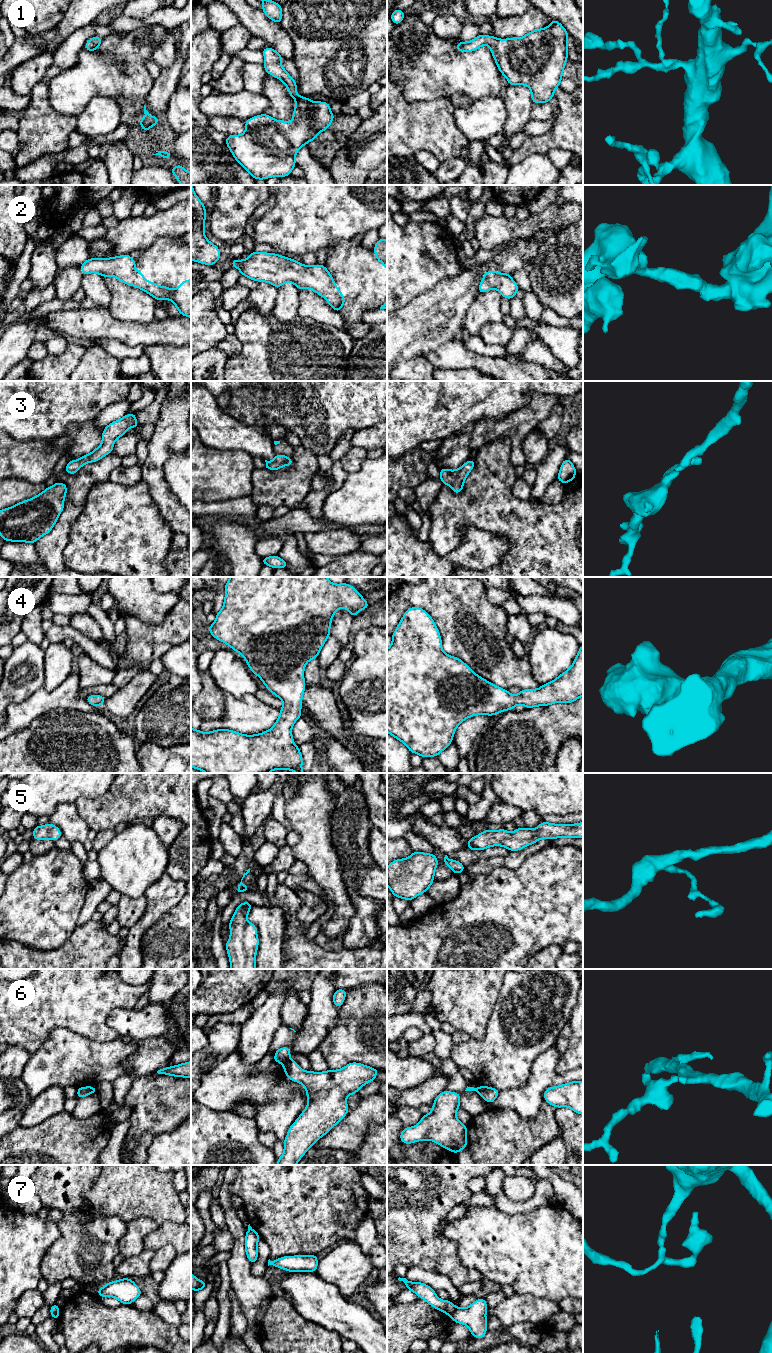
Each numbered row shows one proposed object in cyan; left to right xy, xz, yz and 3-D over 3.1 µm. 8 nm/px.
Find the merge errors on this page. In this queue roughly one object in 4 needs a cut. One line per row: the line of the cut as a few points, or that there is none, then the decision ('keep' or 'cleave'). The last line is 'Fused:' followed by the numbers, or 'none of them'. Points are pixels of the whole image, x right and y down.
1: no cut | keep
2: no cut | keep
3: no cut | keep
4: no cut | keep
5: no cut | keep
6: xz (289, 1058), (283, 1063) | cleave
7: yz (456, 1307), (450, 1316) | cleave
Fused: 6, 7

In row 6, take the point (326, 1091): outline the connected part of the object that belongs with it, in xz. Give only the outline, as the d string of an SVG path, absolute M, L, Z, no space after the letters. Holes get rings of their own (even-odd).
M289 1059L283 1066L289 1080L302 1084L306 1089L308 1105L297 1120L290 1126L283 1142L284 1152L277 1158L277 1165L296 1165L316 1141L327 1134L348 1113L346 1097L357 1093L365 1084L376 1080L379 1069L352 1062L338 1070L312 1072L302 1070L299 1065Z

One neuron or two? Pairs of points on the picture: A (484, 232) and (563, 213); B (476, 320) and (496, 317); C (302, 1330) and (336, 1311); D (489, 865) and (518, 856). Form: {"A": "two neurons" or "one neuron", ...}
{"A": "one neuron", "B": "one neuron", "C": "two neurons", "D": "one neuron"}

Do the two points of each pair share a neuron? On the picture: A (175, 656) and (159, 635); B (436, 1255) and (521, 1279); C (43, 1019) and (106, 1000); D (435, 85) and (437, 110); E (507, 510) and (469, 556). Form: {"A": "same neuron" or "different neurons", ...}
{"A": "different neurons", "B": "different neurons", "C": "same neuron", "D": "different neurons", "E": "different neurons"}

